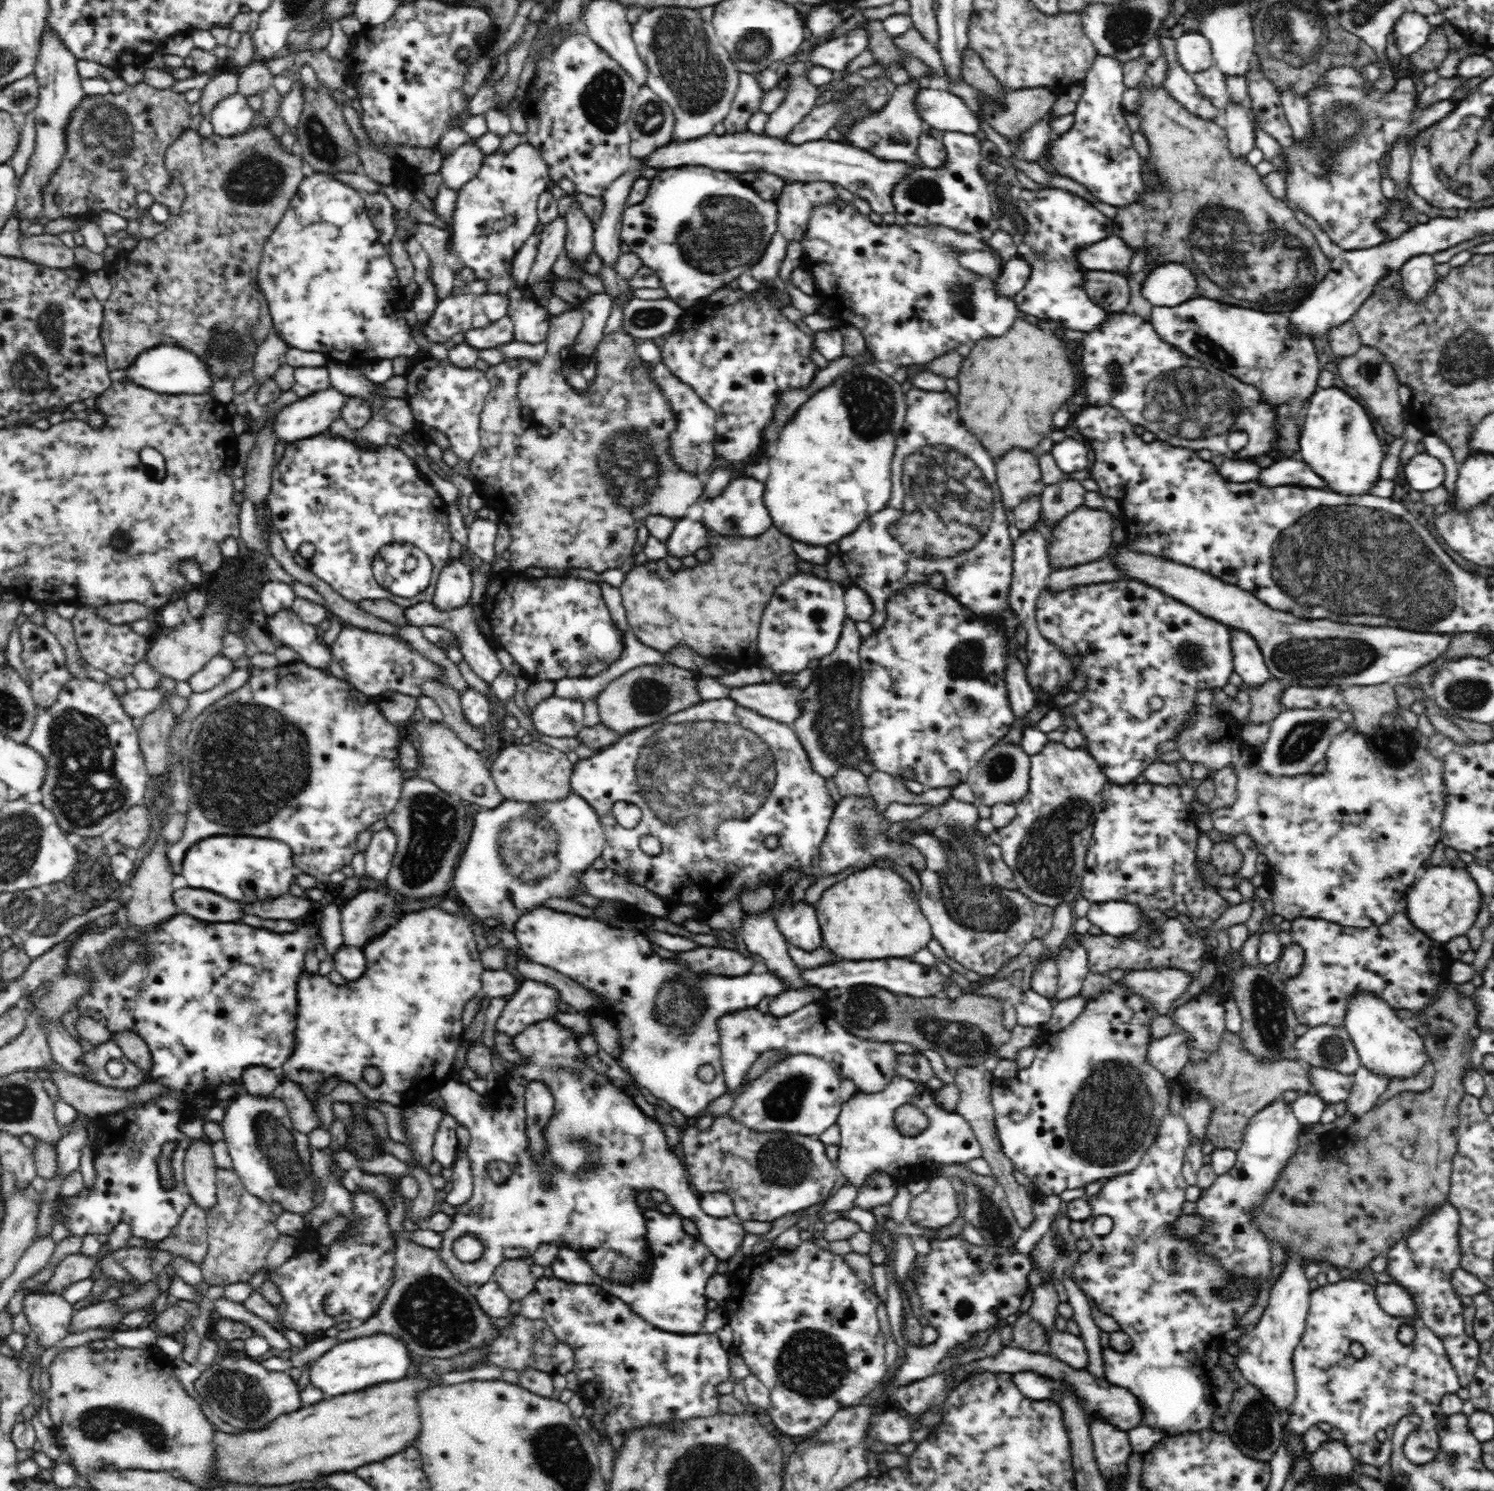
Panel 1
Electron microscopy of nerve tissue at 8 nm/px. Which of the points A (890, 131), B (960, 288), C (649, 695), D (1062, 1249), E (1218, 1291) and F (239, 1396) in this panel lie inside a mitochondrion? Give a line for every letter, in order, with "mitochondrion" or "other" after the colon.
A: other
B: mitochondrion
C: mitochondrion
D: mitochondrion
E: other
F: mitochondrion

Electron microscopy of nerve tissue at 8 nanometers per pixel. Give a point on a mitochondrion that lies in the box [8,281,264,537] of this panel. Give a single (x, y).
(32, 369)

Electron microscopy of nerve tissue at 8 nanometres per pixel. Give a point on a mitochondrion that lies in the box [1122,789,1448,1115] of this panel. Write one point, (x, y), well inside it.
(1267, 1007)

